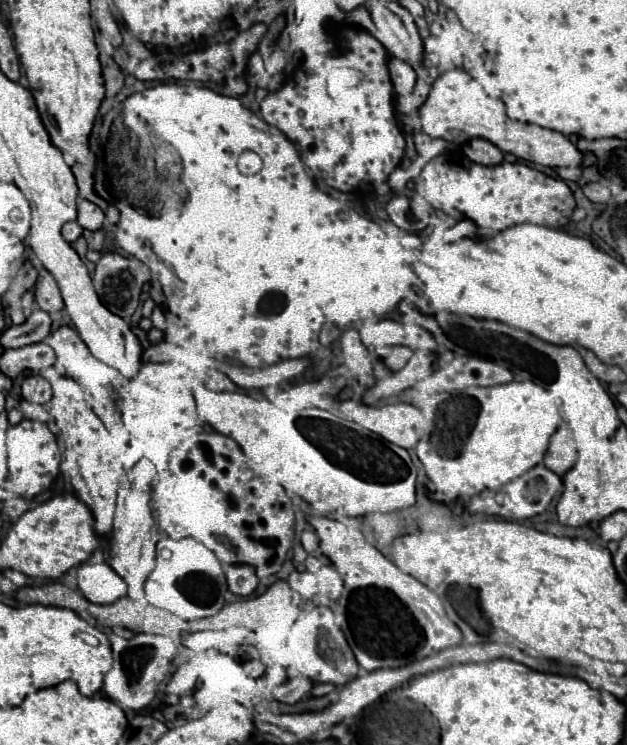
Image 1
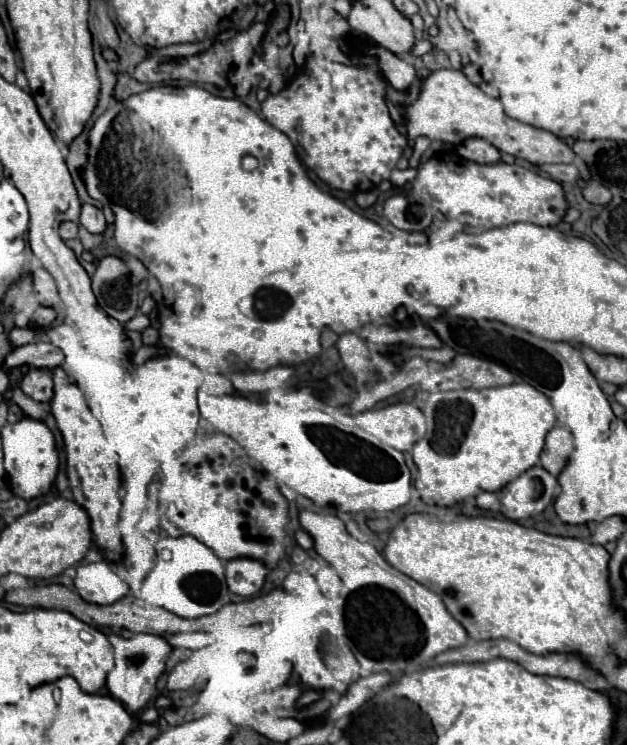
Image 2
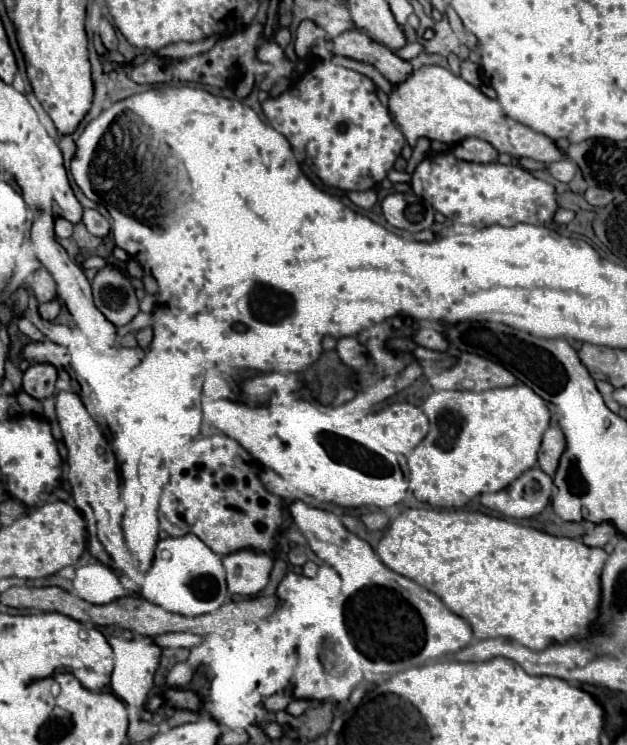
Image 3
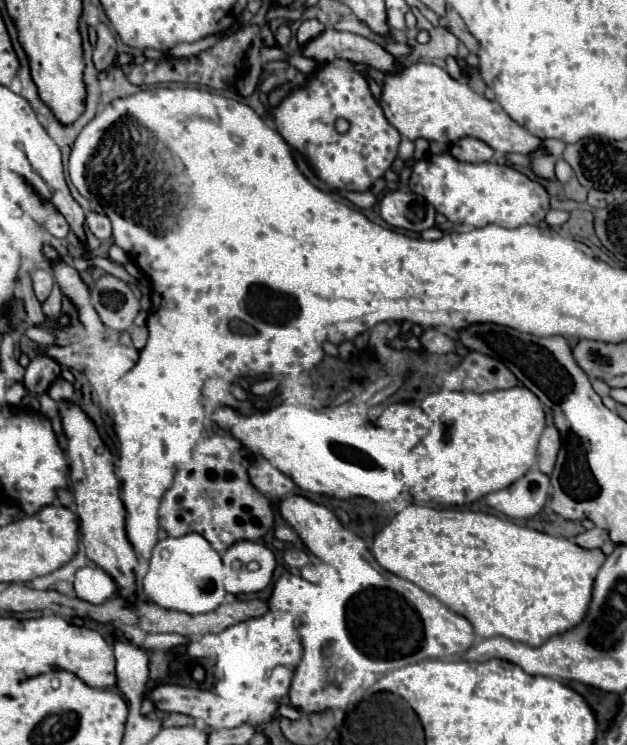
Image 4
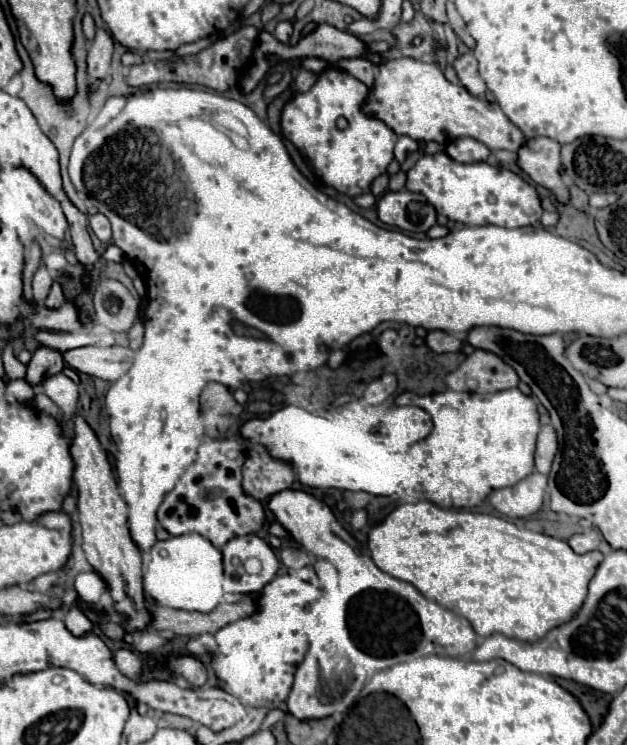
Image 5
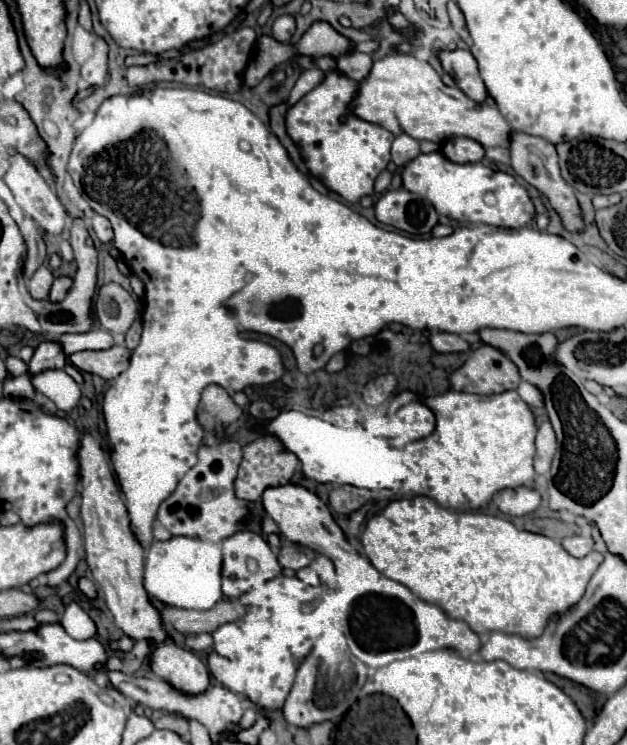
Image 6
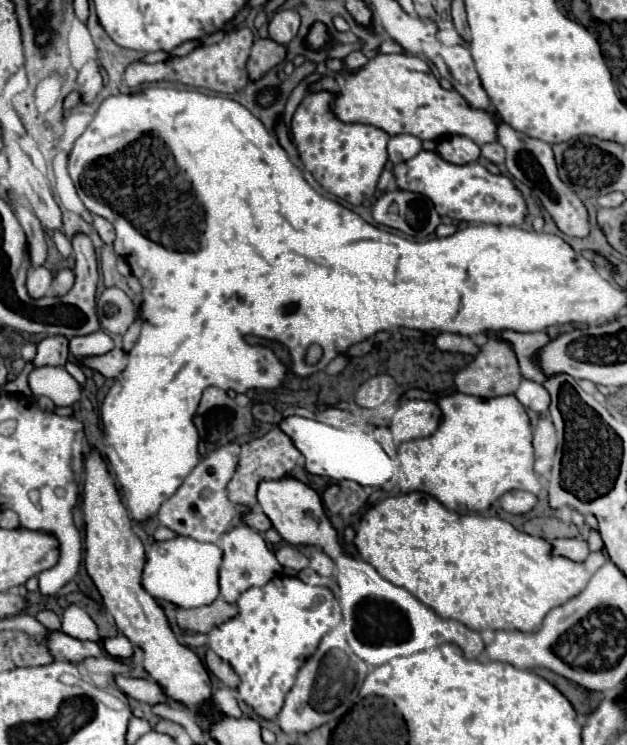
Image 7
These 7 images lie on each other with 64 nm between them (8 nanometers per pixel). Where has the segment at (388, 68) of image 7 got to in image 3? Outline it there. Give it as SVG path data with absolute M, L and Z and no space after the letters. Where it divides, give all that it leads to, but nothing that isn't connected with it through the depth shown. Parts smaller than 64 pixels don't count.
M422 66L414 70L414 74L402 82L396 84L392 94L388 96L388 110L394 122L400 126L406 142L414 148L418 138L438 140L449 146L456 142L476 136L492 144L498 152L506 152L514 158L532 158L538 162L556 162L564 160L566 154L556 146L556 142L540 132L534 132L532 128L508 118L502 112L502 106L498 100L492 100L484 96L478 88L468 84L462 76L452 74L446 68L440 66Z

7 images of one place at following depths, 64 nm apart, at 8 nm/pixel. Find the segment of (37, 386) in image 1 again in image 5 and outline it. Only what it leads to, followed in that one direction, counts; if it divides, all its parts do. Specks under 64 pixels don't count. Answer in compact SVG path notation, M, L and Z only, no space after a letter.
M38 348L32 354L32 360L28 362L28 372L26 372L26 382L30 386L40 386L48 376L60 374L64 368L62 354L52 348Z

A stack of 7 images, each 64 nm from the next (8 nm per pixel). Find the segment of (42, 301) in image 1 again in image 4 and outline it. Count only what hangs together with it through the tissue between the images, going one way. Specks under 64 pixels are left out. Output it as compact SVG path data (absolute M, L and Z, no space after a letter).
M36 270L32 272L32 282L34 282L34 292L40 302L44 302L50 296L50 290L54 286L54 276L48 270Z

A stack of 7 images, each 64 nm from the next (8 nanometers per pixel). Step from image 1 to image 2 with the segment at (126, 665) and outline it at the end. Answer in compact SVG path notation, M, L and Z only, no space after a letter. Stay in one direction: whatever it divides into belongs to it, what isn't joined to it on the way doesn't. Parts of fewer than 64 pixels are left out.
M110 634L110 642L114 646L114 668L106 676L106 688L112 698L124 704L126 710L136 712L142 710L156 692L158 676L166 670L166 658L172 654L172 646L164 636L140 634L132 638L122 638Z

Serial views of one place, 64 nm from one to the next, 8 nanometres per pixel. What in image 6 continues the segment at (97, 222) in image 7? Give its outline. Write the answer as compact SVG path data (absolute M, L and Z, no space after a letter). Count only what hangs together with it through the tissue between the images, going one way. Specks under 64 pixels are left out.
M96 214L96 216L92 218L92 228L94 228L94 232L96 232L96 236L98 236L100 242L104 242L104 244L110 244L110 242L112 242L112 238L114 238L112 226L110 226L110 222L108 222L104 216Z

